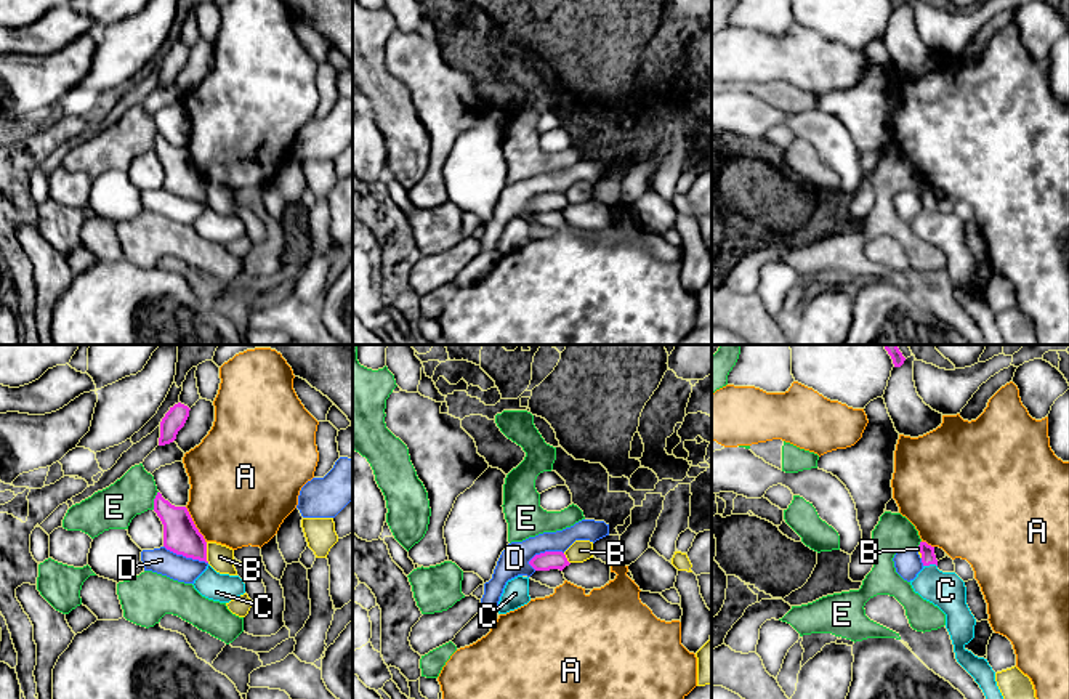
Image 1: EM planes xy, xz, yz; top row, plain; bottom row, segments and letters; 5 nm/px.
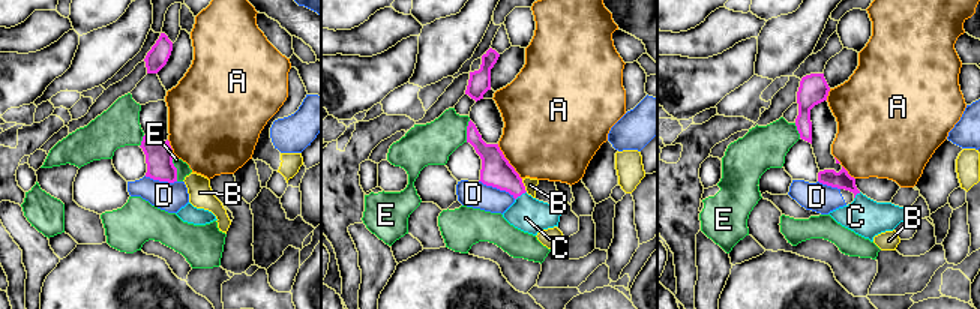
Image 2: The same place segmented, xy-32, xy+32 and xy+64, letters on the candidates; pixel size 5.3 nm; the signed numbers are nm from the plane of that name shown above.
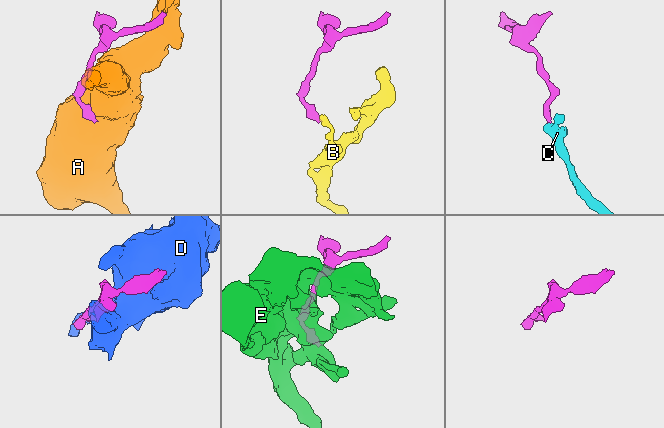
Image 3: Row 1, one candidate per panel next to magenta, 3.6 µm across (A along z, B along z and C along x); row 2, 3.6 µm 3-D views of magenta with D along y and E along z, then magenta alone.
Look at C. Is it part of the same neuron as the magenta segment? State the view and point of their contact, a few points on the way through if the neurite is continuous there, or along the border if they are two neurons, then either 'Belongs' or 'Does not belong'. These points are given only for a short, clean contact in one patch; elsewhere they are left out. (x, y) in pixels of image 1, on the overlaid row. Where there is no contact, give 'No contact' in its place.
Touches magenta at yz (930, 563). Belongs

